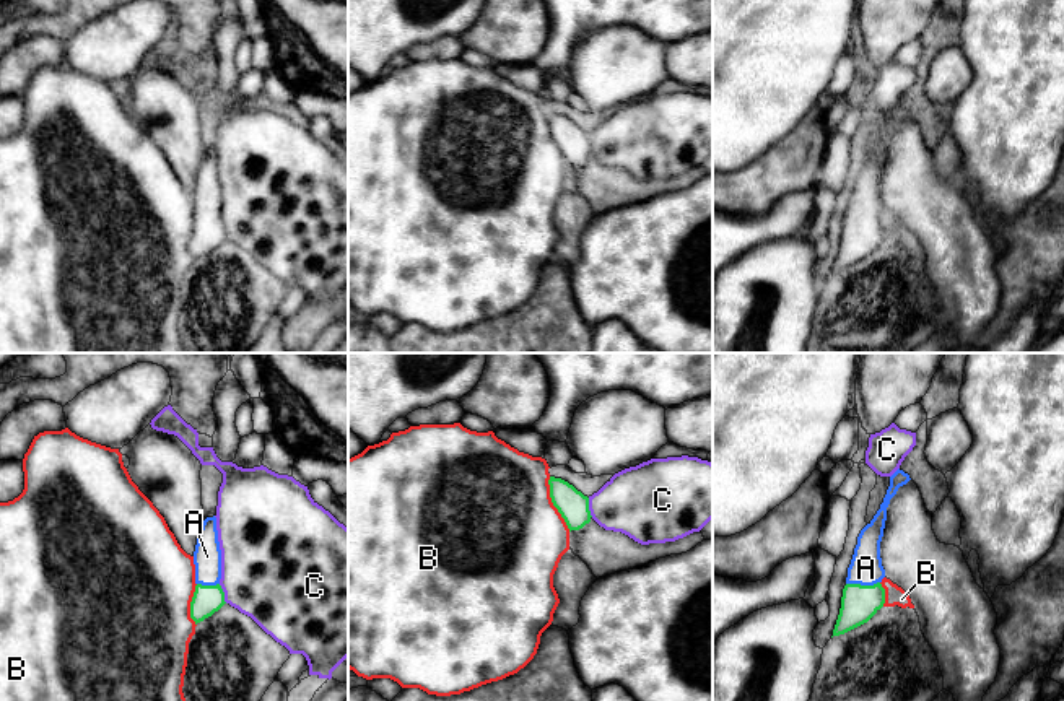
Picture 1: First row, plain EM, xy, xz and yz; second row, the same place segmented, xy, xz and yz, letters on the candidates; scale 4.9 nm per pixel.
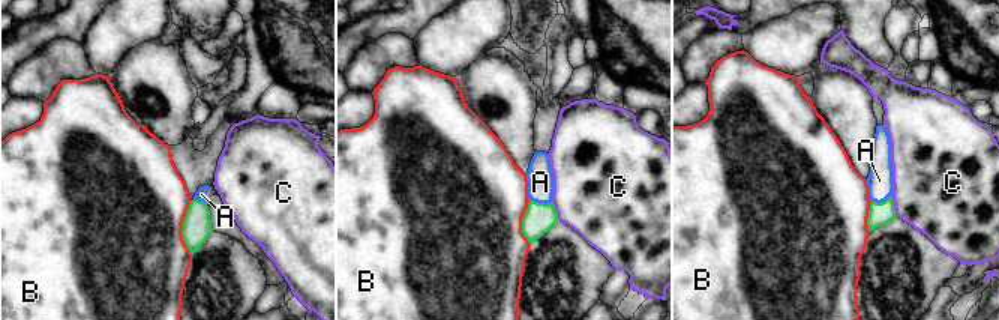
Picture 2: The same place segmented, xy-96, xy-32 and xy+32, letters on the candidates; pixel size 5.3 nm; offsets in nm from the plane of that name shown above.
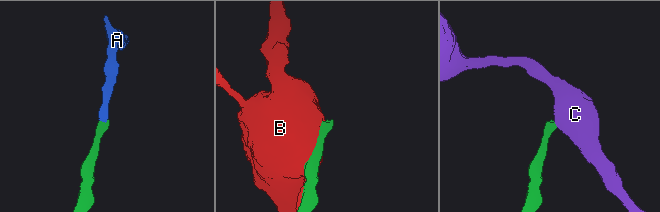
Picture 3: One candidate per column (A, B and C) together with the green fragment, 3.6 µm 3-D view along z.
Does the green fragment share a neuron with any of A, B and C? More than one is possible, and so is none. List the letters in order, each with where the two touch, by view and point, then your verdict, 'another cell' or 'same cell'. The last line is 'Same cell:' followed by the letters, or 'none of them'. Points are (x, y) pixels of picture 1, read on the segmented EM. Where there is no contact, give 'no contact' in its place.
A: yz (863, 586) | same cell
B: xz (553, 505) | another cell
C: xy (223, 594) | another cell
Same cell: A

